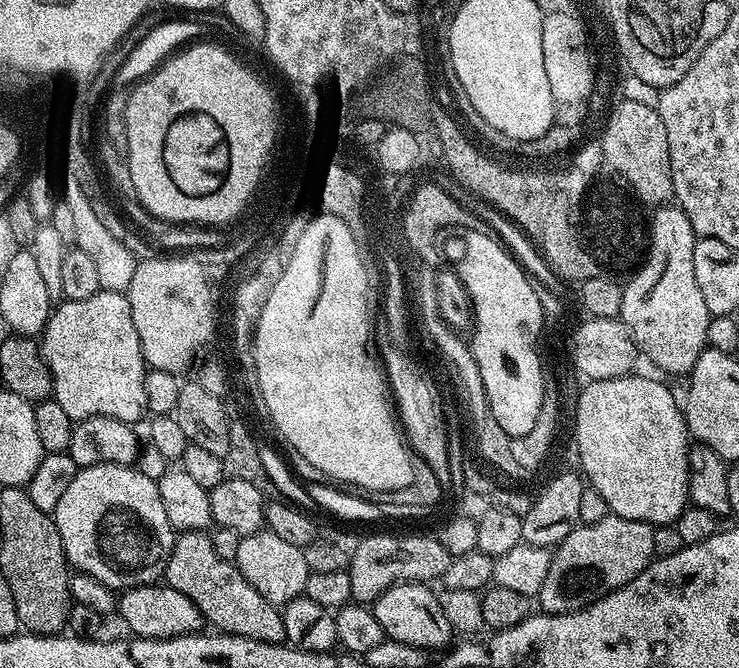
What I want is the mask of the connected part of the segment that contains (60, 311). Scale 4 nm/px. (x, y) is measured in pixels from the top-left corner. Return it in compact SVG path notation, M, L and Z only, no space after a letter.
M98 291L82 301L57 303L42 333L42 351L52 375L52 396L73 422L105 416L135 425L146 416L148 372L125 293Z

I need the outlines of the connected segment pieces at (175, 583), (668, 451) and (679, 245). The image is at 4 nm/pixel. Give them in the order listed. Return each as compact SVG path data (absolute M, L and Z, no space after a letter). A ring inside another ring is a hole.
M207 531L182 532L177 535L163 579L168 587L178 590L178 594L186 594L186 598L198 606L205 621L216 627L213 629L230 636L254 638L258 642L285 643L281 609L266 602L266 598L262 598L262 594L258 594L258 590L246 582L233 561L218 558Z
M629 374L605 380L590 380L576 400L576 452L587 483L602 498L613 516L650 525L675 524L682 510L689 507L688 450L690 433L681 401L660 380Z
M660 206L655 209L650 225L650 239L646 244L644 265L623 285L622 310L619 319L630 330L637 353L644 356L656 368L669 372L672 376L687 377L698 356L708 343L706 330L710 313L706 310L706 301L702 299L702 290L694 278L694 246L697 235L690 226L690 218L678 206Z

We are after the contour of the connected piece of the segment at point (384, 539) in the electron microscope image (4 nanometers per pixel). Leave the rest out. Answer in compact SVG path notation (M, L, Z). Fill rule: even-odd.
M368 536L350 552L346 569L352 587L352 600L371 605L395 584L439 581L446 574L453 556L432 536Z

